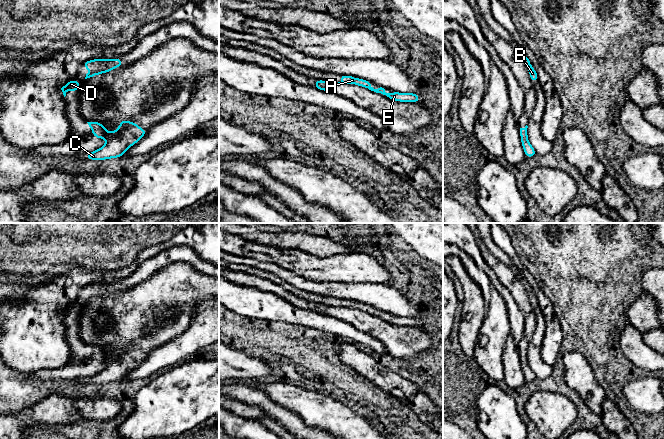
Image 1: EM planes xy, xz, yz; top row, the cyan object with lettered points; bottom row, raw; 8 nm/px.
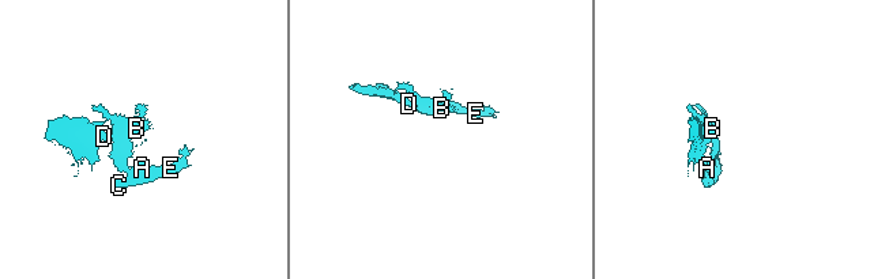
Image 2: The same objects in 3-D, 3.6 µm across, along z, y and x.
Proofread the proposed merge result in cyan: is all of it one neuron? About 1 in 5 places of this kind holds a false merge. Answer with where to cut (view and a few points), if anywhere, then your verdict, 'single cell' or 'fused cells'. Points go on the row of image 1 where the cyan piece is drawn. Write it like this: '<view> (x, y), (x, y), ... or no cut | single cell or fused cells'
xy (119, 130), (107, 140) | fused cells

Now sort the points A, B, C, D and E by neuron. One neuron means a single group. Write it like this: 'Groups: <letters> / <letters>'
Groups: A C E / B D

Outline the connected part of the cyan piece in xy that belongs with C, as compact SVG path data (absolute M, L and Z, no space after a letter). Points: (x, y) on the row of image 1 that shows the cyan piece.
M120 120L119 132L108 138L107 142L98 150L86 153L87 160L107 160L123 157L126 151L141 140L147 133L139 124L133 121Z

